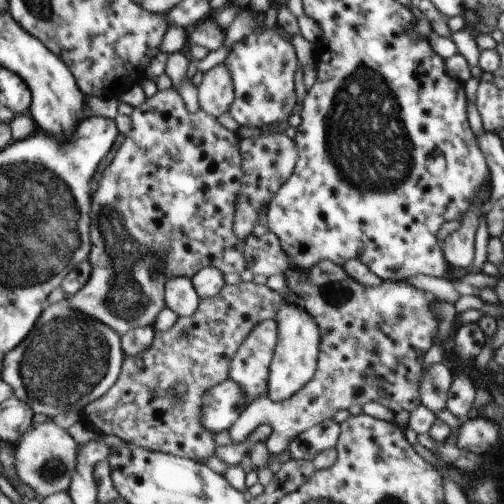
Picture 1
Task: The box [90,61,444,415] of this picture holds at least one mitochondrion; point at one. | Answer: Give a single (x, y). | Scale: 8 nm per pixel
(365, 141)

